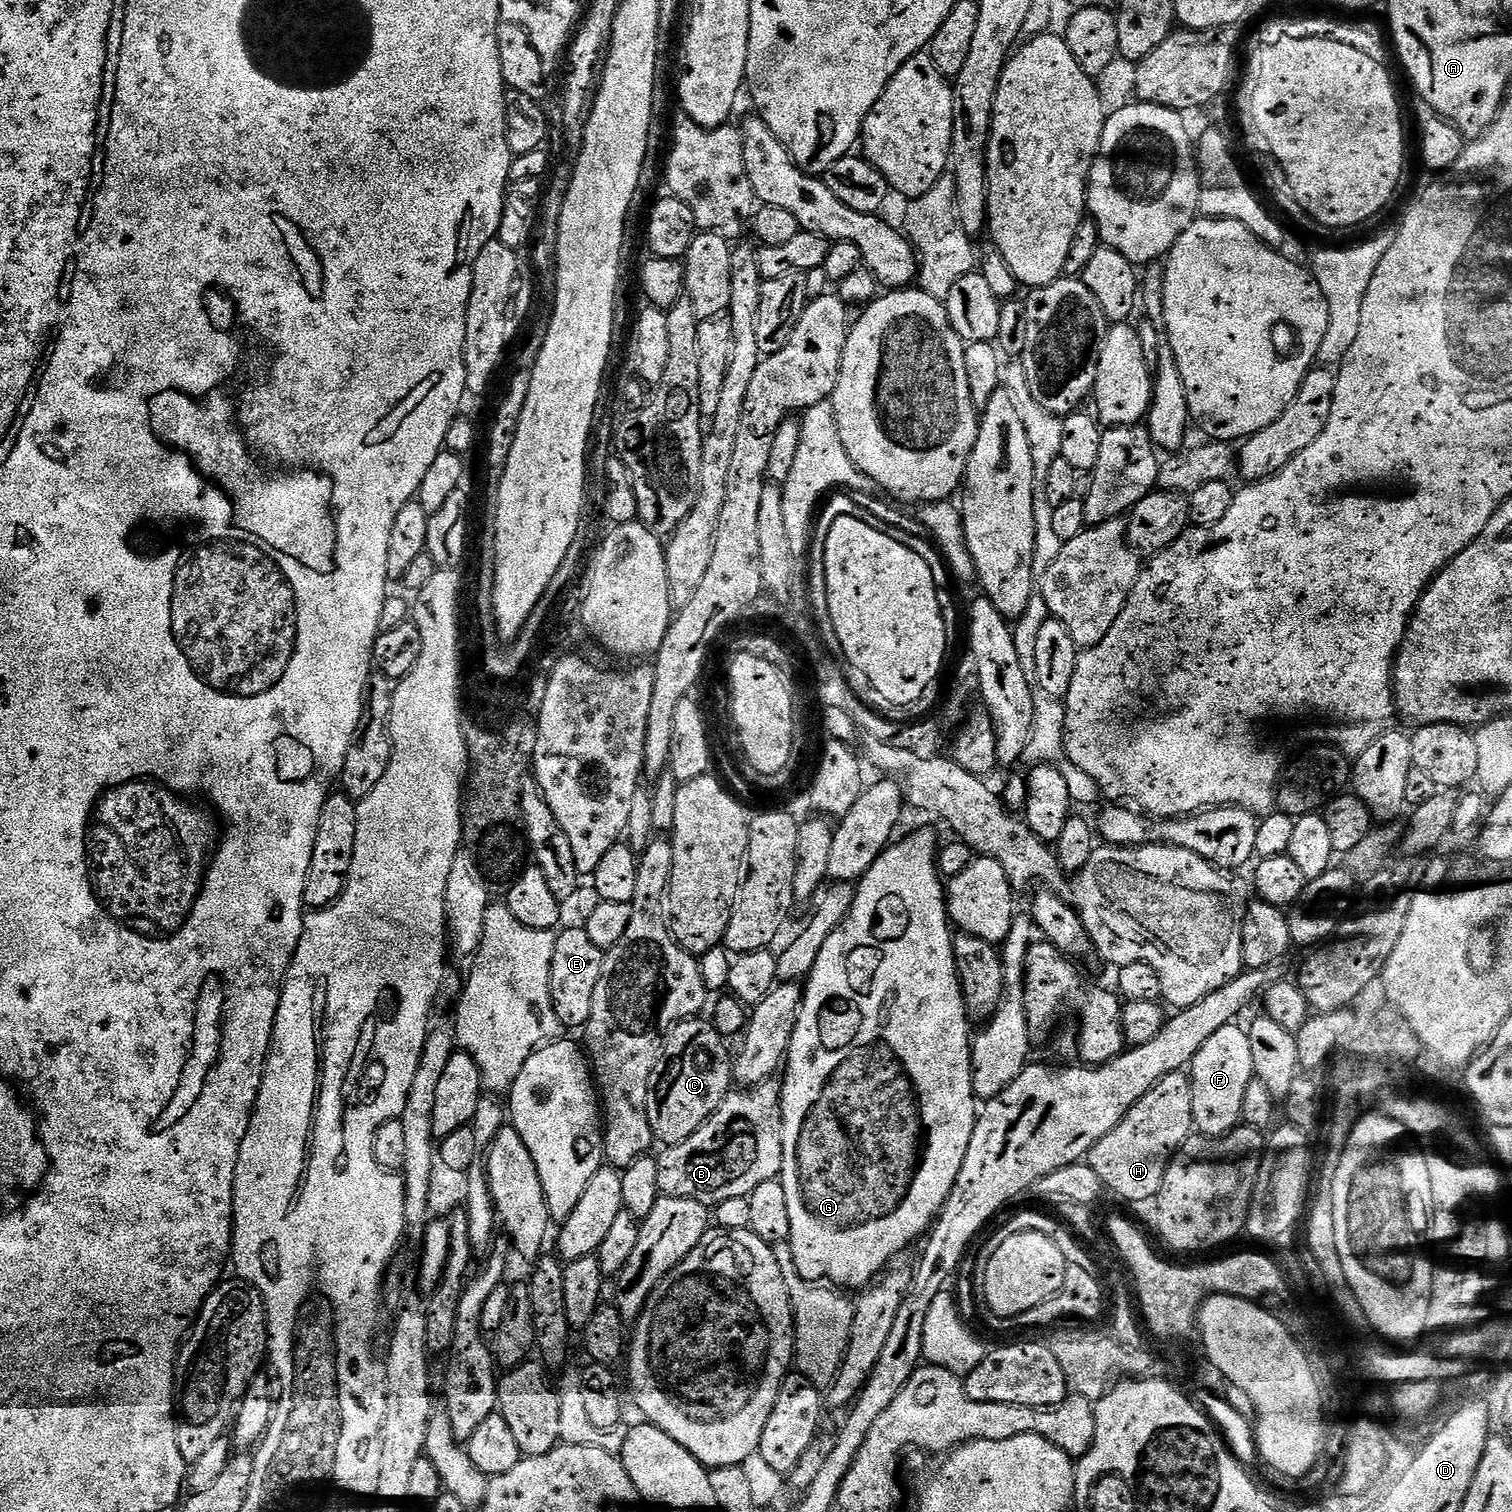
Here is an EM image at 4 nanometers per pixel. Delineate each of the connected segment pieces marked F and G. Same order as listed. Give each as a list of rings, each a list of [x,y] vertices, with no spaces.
[[[1233,1022],[1222,1026],[1206,1040],[1206,1046],[1198,1052],[1190,1065],[1192,1081],[1192,1122],[1197,1133],[1208,1136],[1204,1138],[1219,1138],[1236,1131],[1244,1115],[1244,1099],[1249,1086],[1256,1075],[1256,1059],[1252,1053],[1252,1037],[1247,1031],[1239,1028],[1239,1023]]]
[[[920,828],[913,836],[899,840],[890,843],[868,872],[859,878],[855,885],[856,897],[847,918],[828,935],[818,954],[818,962],[806,981],[808,989],[805,987],[802,992],[796,1028],[792,1031],[792,1043],[788,1045],[784,1089],[778,1092],[784,1138],[784,1168],[778,1179],[786,1190],[786,1207],[790,1210],[788,1240],[792,1245],[794,1262],[800,1277],[809,1282],[831,1282],[863,1289],[896,1260],[895,1256],[911,1240],[918,1239],[924,1231],[927,1233],[956,1185],[978,1119],[978,1097],[972,1069],[974,1036],[968,1033],[970,1015],[965,1004],[962,976],[959,971],[956,973],[954,932],[950,927],[946,884],[938,867],[936,832],[932,828]]]

